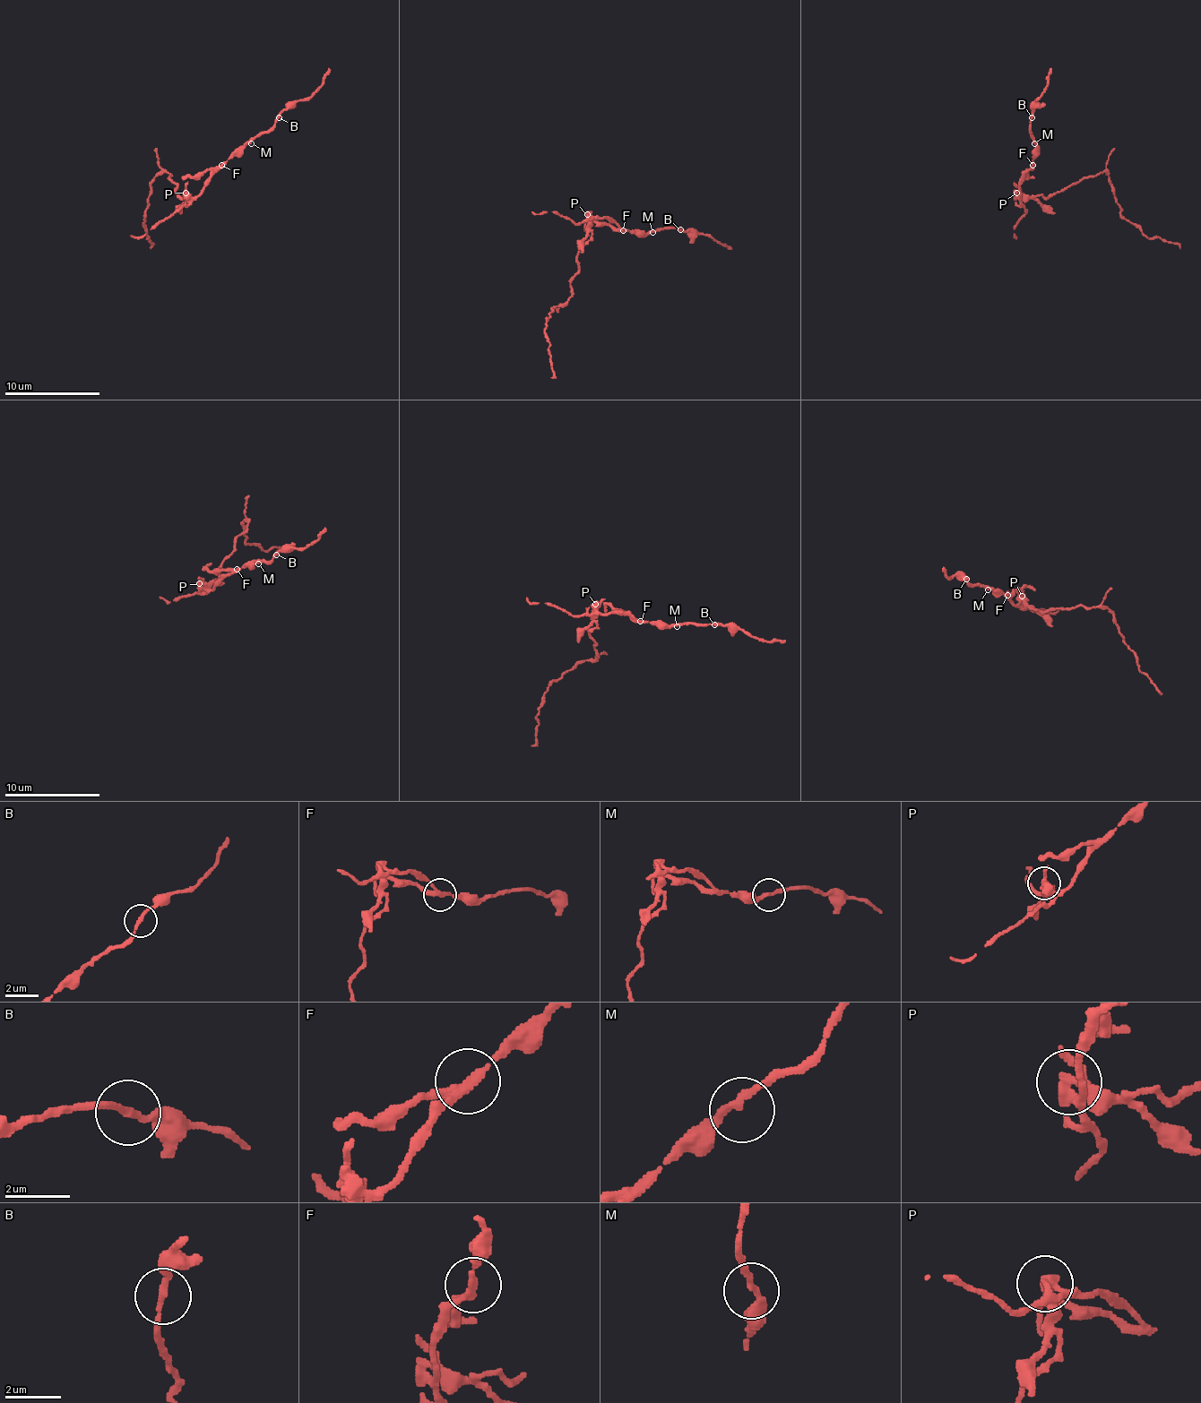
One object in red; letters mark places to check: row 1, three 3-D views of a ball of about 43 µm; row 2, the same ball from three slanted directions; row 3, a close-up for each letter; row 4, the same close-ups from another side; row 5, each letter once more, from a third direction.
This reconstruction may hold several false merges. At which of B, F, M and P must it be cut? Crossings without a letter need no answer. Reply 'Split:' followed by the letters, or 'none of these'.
Split: F, P

